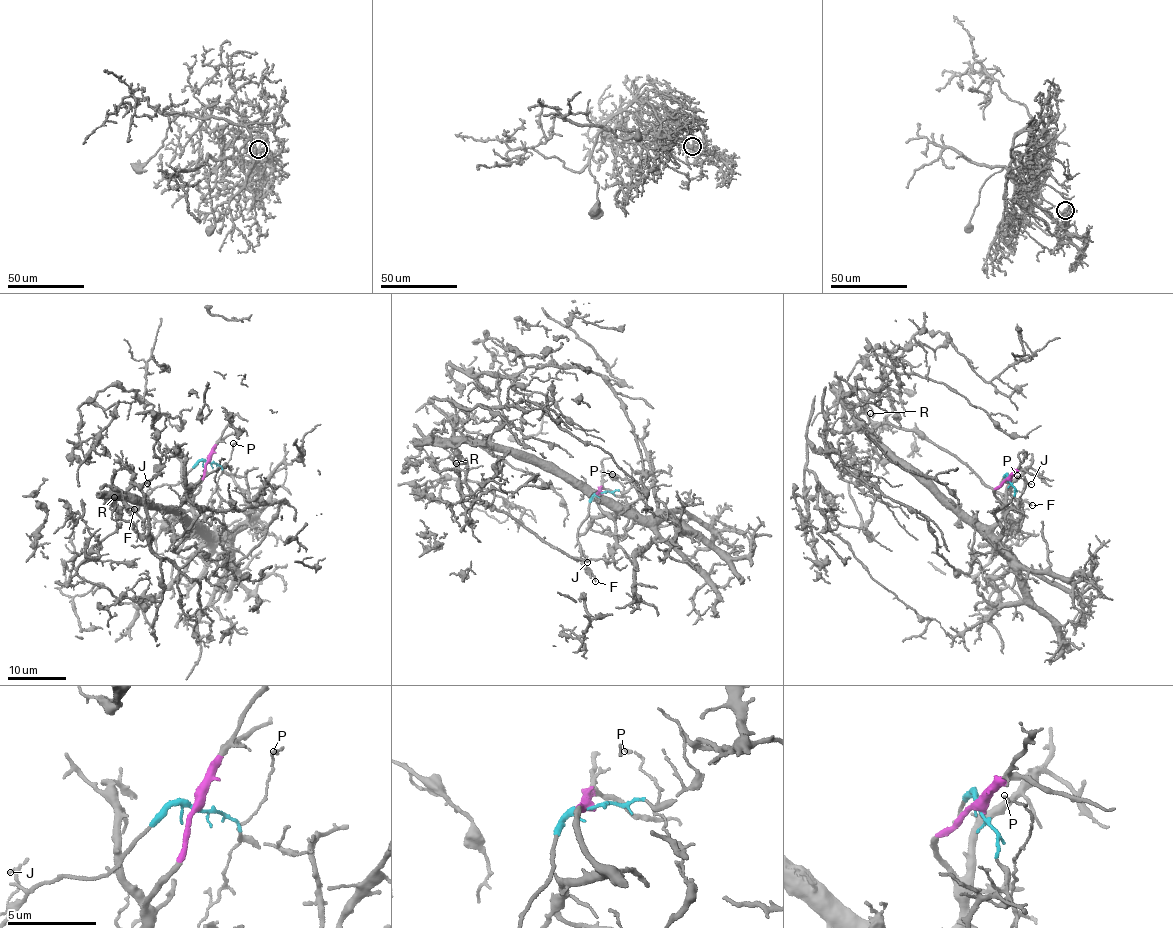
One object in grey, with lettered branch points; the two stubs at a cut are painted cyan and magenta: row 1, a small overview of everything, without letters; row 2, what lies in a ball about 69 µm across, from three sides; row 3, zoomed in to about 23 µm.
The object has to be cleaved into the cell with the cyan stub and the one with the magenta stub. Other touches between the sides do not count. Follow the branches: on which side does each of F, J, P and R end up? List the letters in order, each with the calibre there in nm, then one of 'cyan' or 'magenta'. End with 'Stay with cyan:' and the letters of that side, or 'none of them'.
F: calibre 160 nm; cyan
J: calibre 100 nm; cyan
P: calibre 130 nm; cyan
R: calibre 120 nm; cyan
Stay with cyan: F, J, P, R

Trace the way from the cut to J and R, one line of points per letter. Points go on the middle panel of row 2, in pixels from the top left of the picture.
J: (600, 493), (593, 495), (579, 527), (577, 538), (581, 545), (581, 558), (587, 560), (585, 555), (588, 561)
R: (600, 493), (593, 495), (579, 527), (580, 556), (570, 558), (476, 495), (466, 483), (467, 465), (456, 463)

